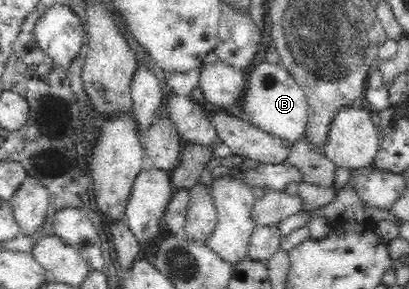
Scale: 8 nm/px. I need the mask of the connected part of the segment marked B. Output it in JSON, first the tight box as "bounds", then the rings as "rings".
{"bounds":[241,61,309,147],"rings":[[[265,61],[247,73],[246,87],[241,108],[248,121],[282,141],[285,147],[295,146],[305,133],[309,108],[306,93],[293,76],[280,64]]]}

